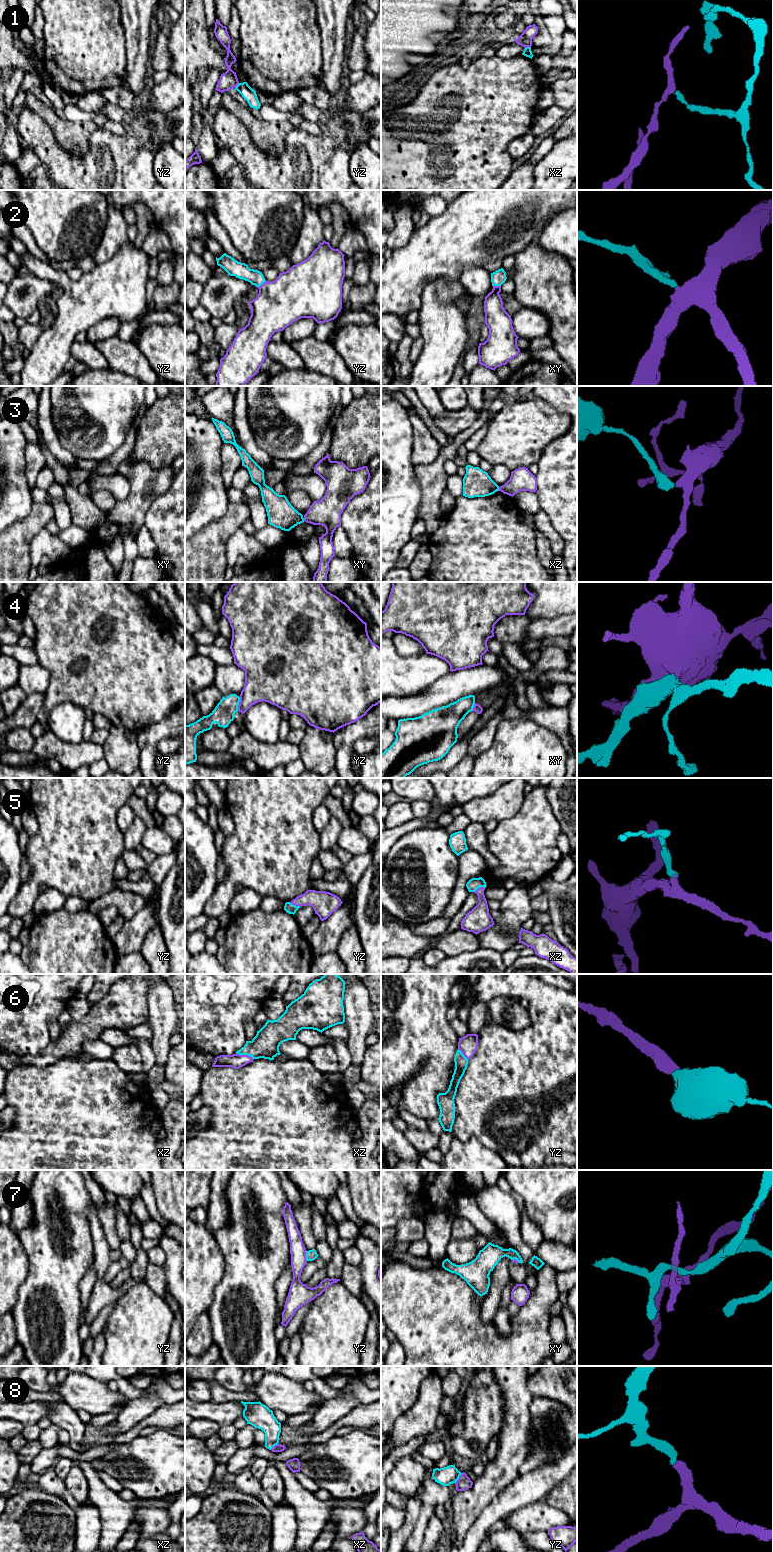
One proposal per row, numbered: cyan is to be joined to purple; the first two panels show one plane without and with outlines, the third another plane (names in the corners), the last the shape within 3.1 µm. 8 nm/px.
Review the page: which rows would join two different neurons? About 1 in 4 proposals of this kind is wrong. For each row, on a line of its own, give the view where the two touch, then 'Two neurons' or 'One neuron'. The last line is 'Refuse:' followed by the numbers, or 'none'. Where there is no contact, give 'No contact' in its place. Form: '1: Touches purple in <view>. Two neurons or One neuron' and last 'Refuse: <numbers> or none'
1: Touches purple in xz. Two neurons
2: Touches purple in yz. One neuron
3: Touches purple in xz. Two neurons
4: Touches purple in yz. Two neurons
5: Touches purple in yz. One neuron
6: Touches purple in xz. One neuron
7: Touches purple in yz. Two neurons
8: Touches purple in yz. One neuron
Refuse: 1, 3, 4, 7

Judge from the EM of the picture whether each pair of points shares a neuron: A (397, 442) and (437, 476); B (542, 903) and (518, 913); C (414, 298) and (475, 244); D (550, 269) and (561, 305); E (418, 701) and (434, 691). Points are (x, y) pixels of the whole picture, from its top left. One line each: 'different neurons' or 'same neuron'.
A: different neurons
B: different neurons
C: same neuron
D: same neuron
E: same neuron

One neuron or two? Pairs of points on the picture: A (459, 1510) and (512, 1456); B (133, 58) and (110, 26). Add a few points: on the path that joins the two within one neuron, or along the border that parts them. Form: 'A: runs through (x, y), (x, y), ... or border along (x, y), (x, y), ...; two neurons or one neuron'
A: runs through (473, 1498), (501, 1470); one neuron
B: border along (122, 24), (127, 70); two neurons

